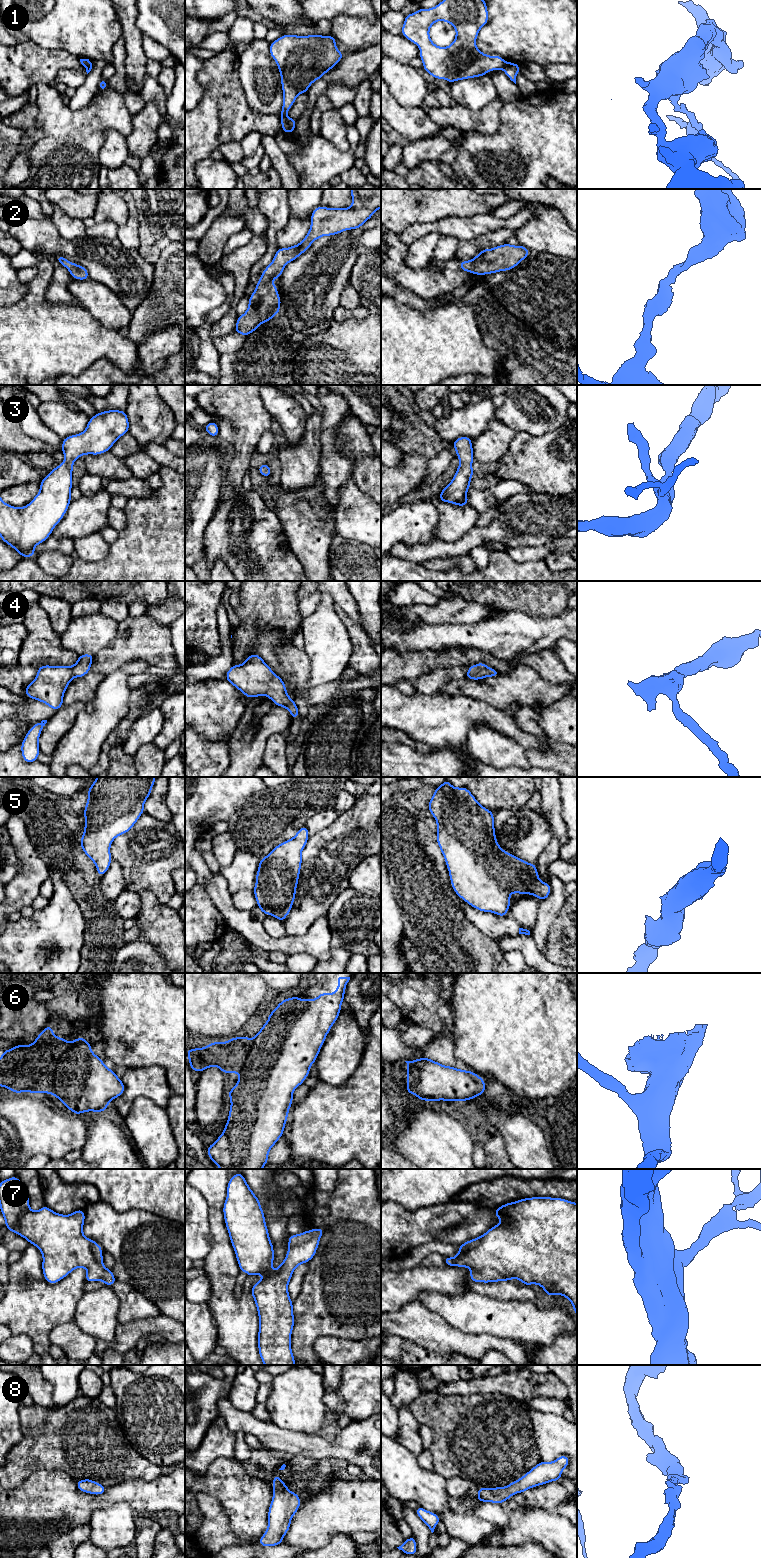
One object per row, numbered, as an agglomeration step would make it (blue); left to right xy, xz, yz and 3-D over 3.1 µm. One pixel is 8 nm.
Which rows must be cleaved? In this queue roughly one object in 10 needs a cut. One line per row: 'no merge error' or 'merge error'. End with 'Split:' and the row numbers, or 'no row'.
1: merge error
2: no merge error
3: no merge error
4: no merge error
5: no merge error
6: no merge error
7: no merge error
8: no merge error
Split: 1

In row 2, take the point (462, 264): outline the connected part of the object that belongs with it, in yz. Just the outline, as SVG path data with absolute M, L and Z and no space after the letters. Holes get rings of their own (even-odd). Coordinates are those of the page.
M505 243L492 249L484 248L475 258L468 261L460 261L462 271L474 275L487 275L500 271L509 271L518 266L531 252L528 248L519 244L513 246Z

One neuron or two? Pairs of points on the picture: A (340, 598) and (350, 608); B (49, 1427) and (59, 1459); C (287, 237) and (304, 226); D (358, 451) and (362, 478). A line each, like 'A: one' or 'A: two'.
A: one
B: one
C: one
D: one

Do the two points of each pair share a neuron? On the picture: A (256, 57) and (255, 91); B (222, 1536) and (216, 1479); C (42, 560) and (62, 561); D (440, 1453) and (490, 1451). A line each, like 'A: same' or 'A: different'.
A: same
B: different
C: same
D: same

